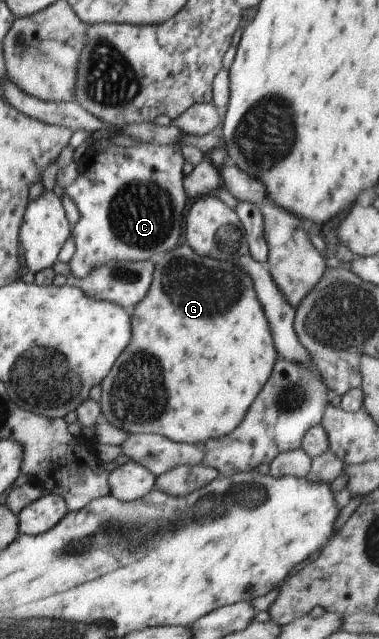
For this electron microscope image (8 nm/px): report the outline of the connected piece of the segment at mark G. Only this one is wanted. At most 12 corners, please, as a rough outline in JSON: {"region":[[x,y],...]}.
{"region":[[155,264],[101,419],[195,444],[278,359],[251,276]]}

